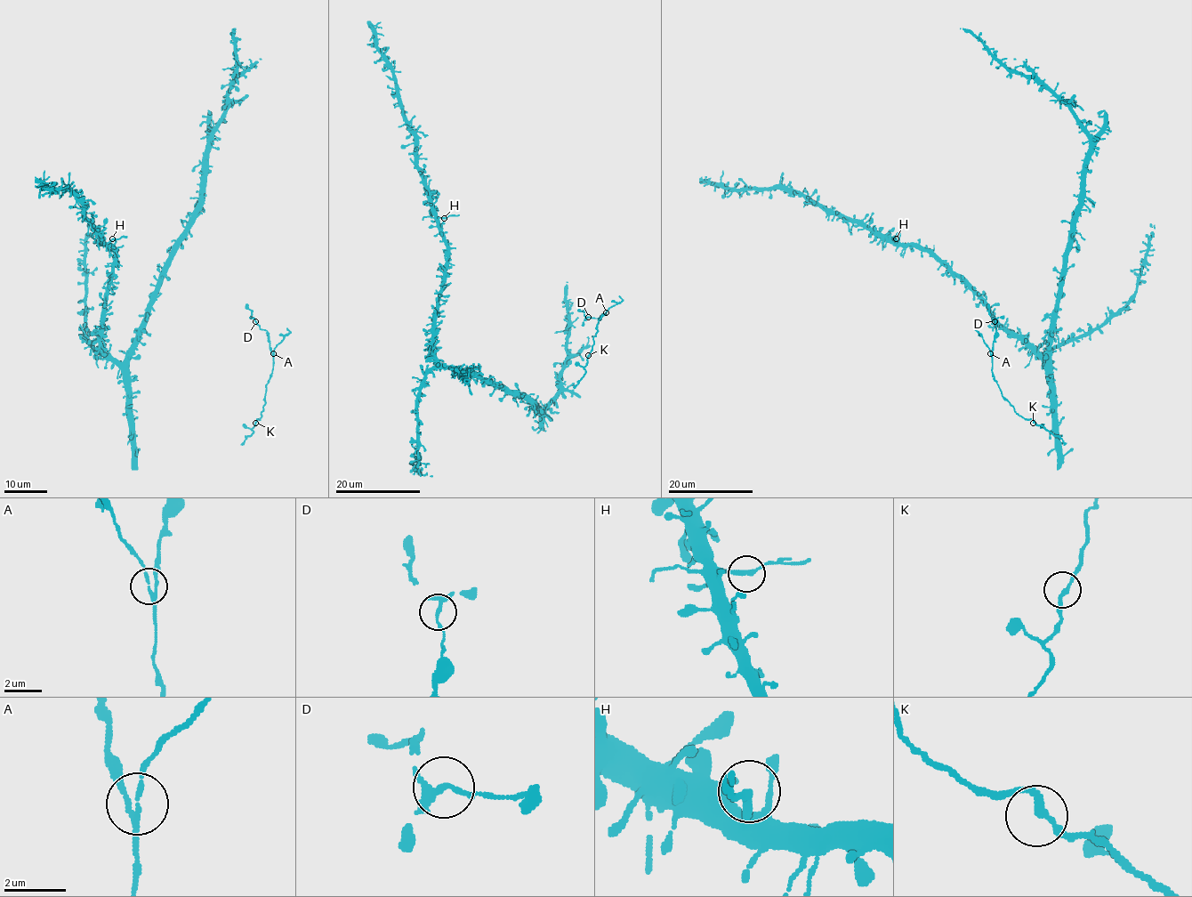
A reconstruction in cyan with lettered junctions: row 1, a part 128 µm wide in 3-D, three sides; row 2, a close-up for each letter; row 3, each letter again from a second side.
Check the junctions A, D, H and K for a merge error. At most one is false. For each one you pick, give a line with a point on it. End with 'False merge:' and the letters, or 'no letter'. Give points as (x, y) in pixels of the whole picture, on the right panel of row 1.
False merge: no letter

